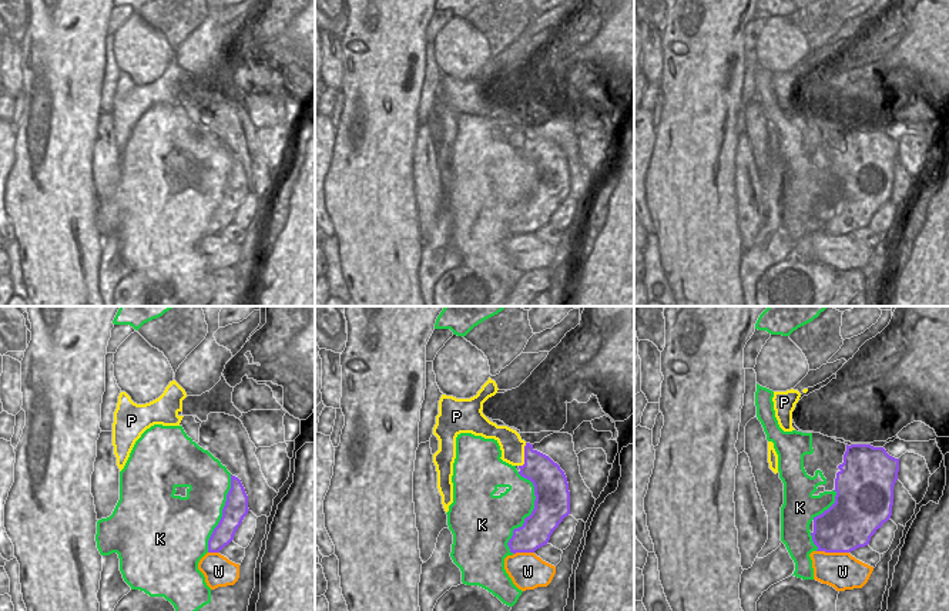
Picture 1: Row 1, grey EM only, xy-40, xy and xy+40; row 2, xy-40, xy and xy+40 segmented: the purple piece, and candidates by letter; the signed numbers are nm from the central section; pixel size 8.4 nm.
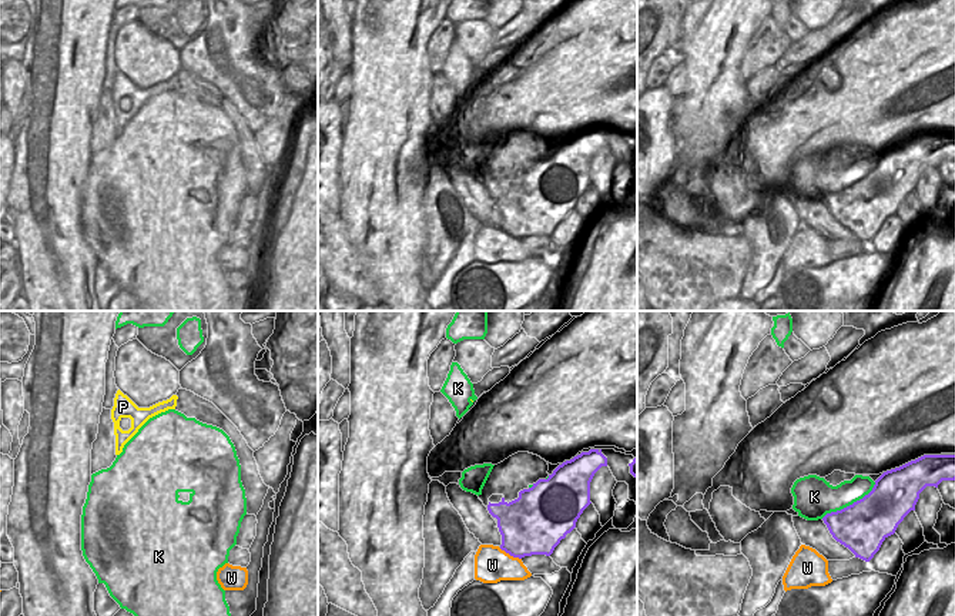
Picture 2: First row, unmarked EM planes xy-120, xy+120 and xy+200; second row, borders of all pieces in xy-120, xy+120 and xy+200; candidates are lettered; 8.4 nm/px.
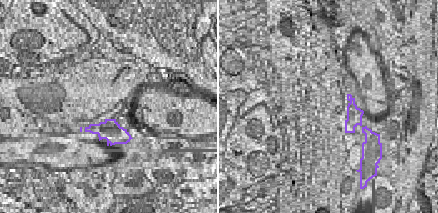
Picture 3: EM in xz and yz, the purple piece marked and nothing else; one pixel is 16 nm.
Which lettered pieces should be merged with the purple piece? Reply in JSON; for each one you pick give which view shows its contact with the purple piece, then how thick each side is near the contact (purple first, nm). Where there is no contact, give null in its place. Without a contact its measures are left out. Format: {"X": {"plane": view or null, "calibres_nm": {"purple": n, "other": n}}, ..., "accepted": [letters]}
{"accepted": []}

